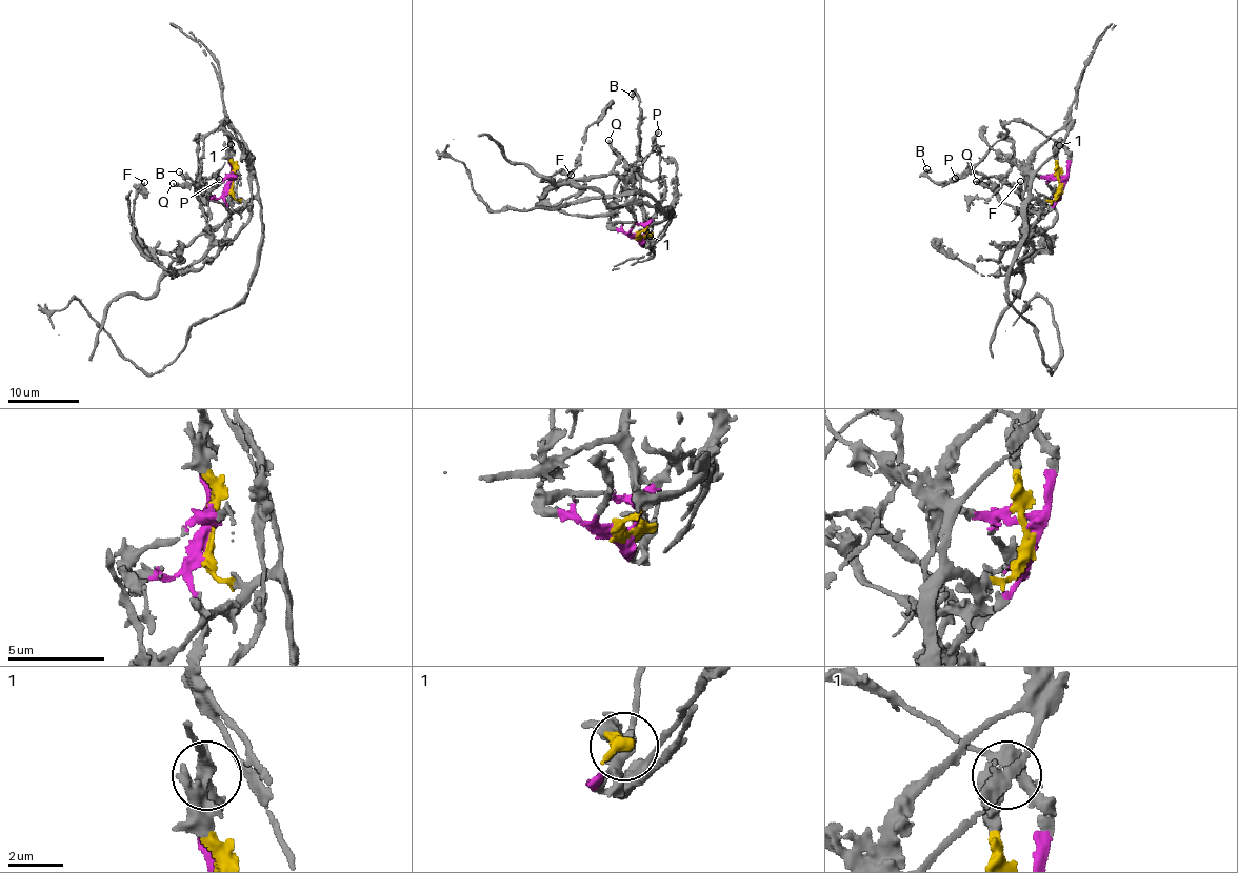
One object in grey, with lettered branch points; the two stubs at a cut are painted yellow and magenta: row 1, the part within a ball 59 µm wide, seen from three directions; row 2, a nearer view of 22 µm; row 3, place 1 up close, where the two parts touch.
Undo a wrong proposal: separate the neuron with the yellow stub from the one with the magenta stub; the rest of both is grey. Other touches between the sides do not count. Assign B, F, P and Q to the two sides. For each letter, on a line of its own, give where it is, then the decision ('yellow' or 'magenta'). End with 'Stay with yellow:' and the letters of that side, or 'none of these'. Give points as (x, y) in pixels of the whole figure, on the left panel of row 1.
B: at (179, 171); magenta
F: at (144, 182); magenta
P: at (219, 179); magenta
Q: at (173, 183); yellow
Stay with yellow: Q

